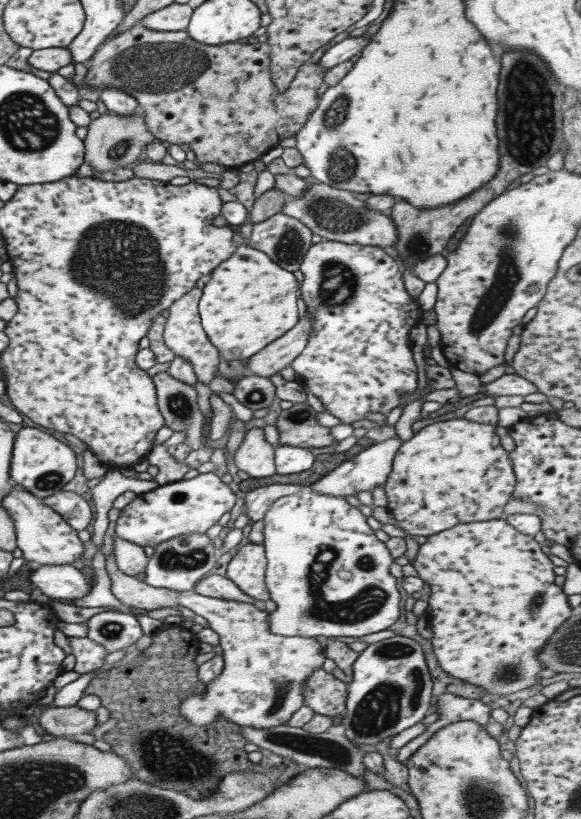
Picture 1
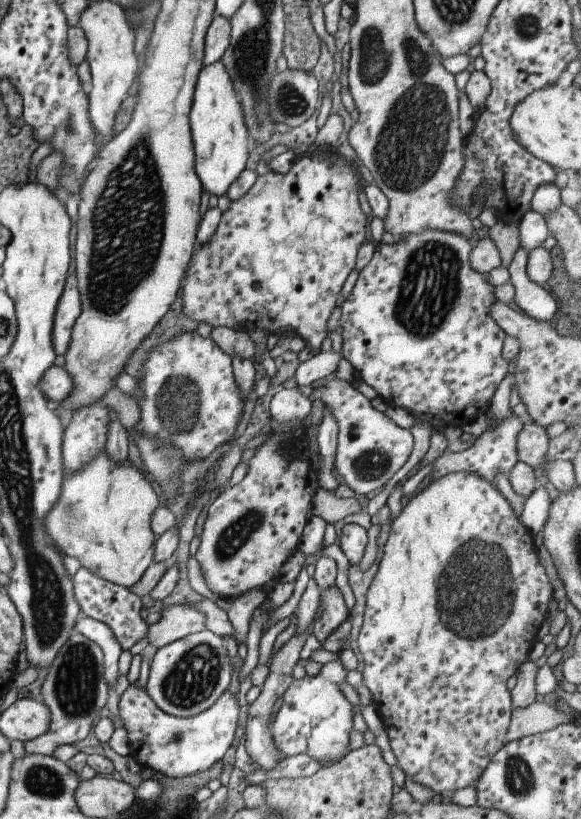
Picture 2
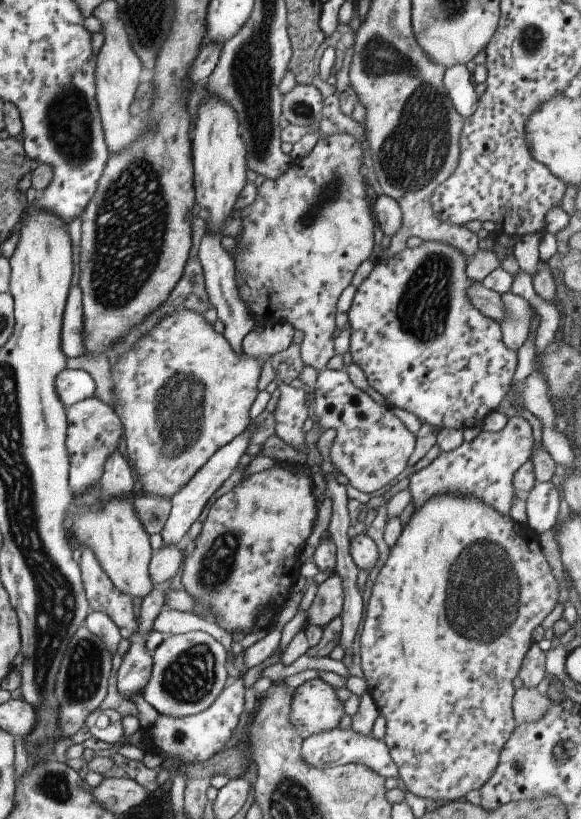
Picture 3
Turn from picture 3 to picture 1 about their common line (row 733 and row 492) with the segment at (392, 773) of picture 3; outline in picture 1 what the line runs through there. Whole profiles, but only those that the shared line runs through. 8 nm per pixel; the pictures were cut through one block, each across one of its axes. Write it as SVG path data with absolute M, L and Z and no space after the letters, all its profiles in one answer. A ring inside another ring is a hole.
M397 435L395 438L374 442L371 446L361 449L360 452L351 458L347 458L346 461L327 472L321 479L311 484L309 488L318 494L339 496L340 498L343 498L344 495L354 496L357 492L362 492L363 490L371 492L375 487L383 486L385 483L391 470L391 463L401 443L401 439Z

